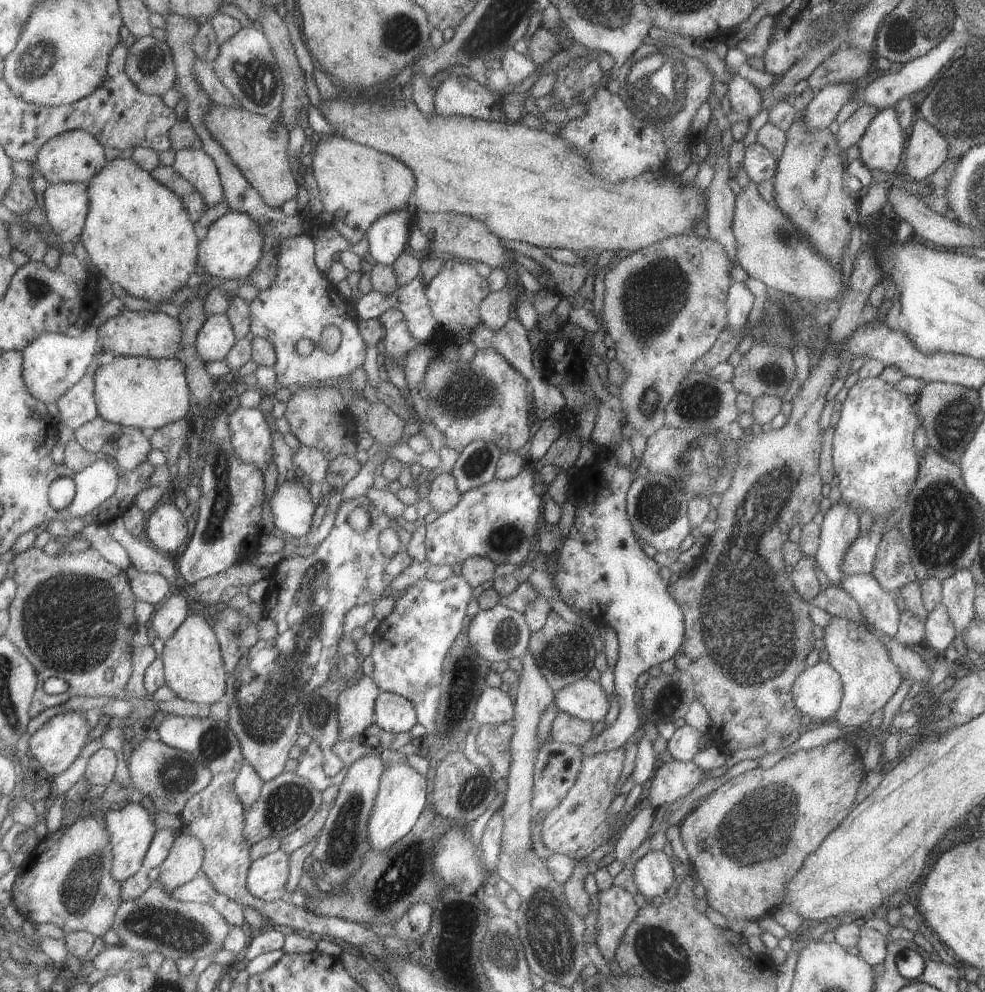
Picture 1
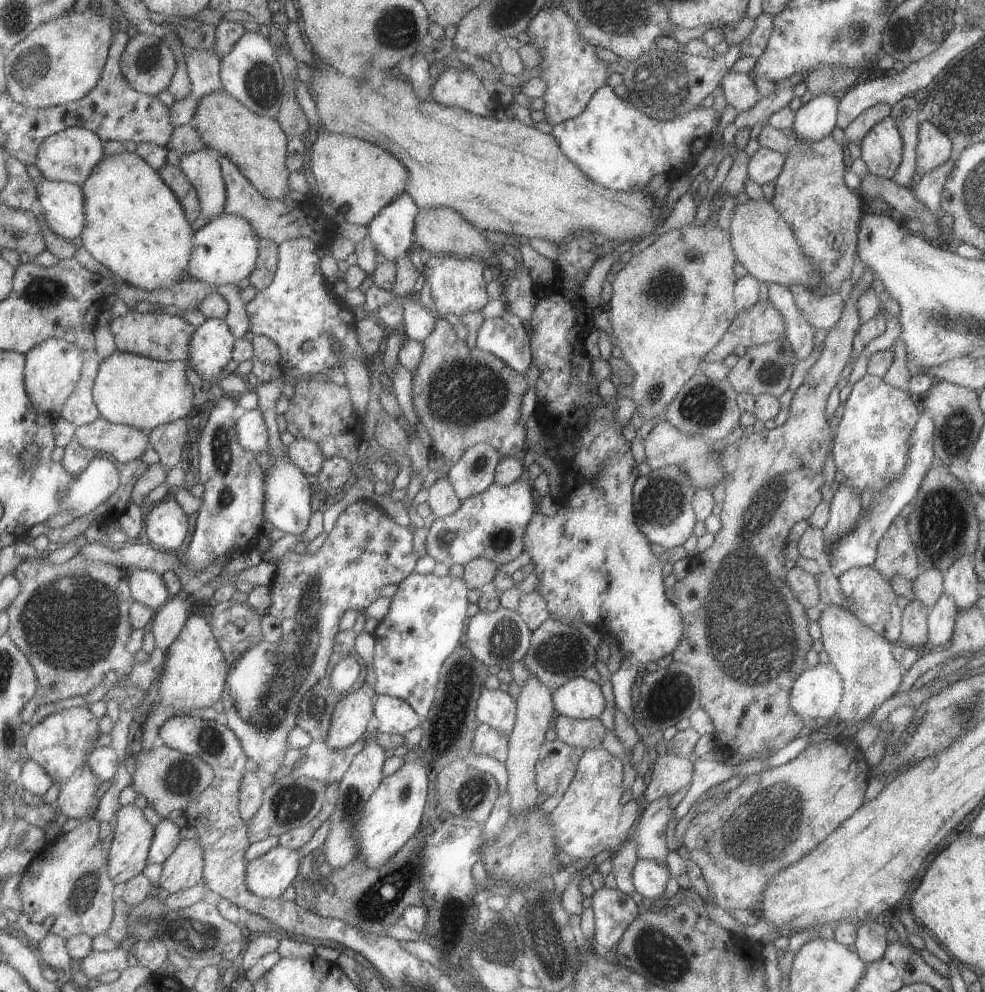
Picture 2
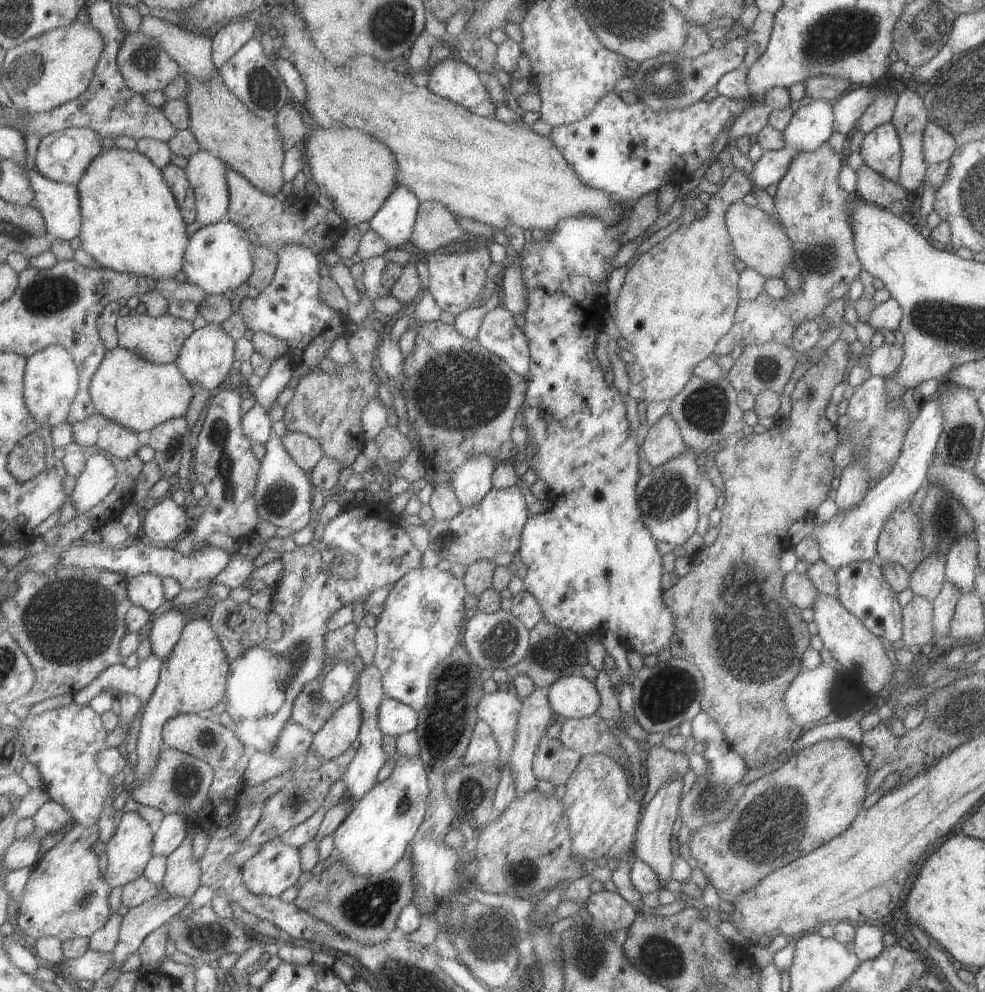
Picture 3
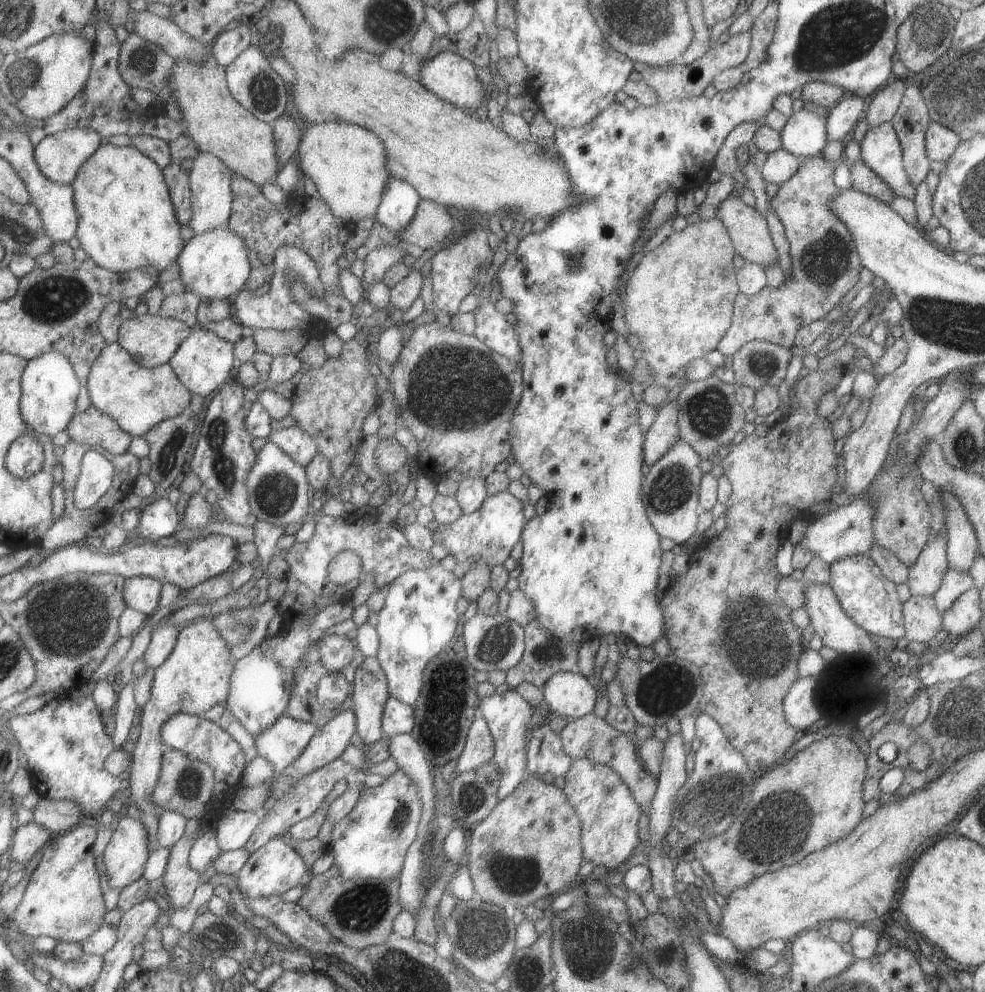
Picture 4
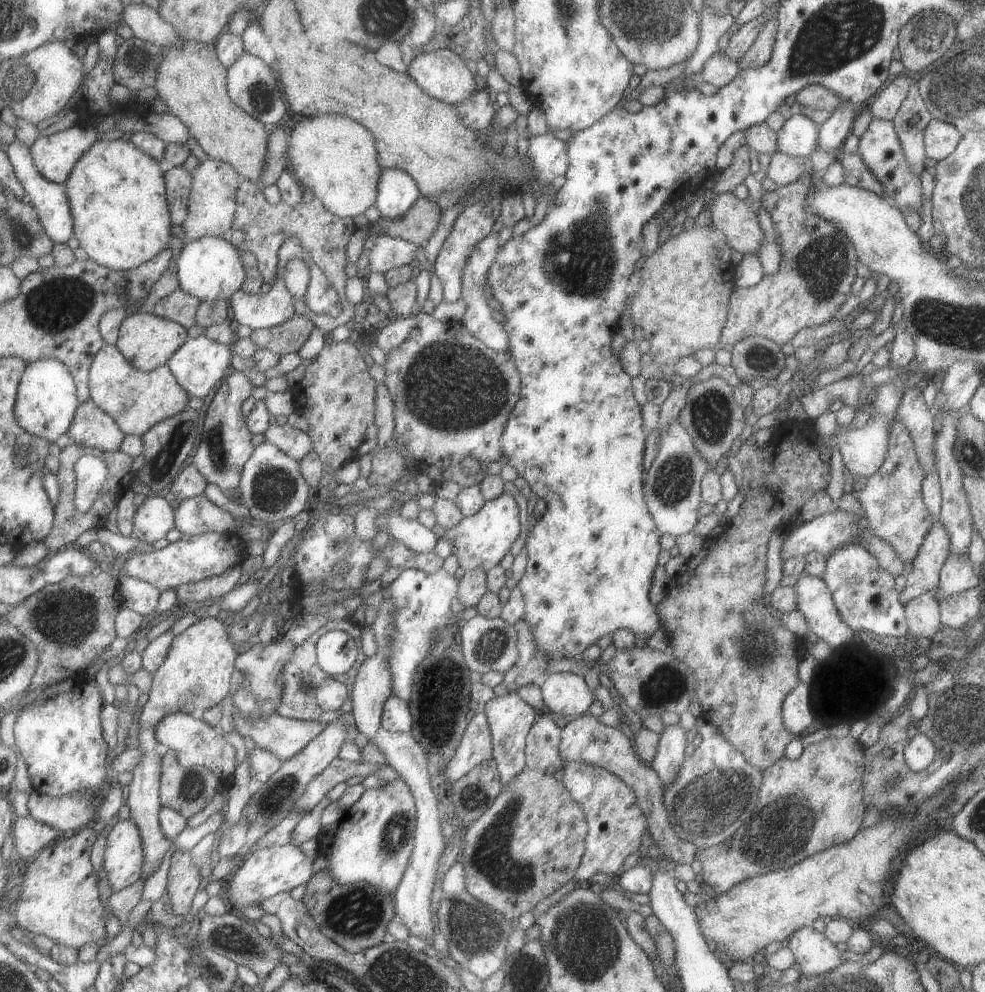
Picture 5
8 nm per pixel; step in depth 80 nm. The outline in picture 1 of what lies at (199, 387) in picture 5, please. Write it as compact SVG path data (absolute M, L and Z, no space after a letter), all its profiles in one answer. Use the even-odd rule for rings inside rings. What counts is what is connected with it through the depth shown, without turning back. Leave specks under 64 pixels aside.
M227 314L213 315L200 328L196 347L205 363L225 361L238 339Z

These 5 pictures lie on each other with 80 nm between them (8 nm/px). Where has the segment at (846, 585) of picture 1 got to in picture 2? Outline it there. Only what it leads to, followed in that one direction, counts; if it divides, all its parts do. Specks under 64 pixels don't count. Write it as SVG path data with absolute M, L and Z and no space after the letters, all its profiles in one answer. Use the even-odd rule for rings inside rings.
M872 564L848 568L837 577L837 580L842 593L848 599L845 608L873 630L875 634L882 636L890 643L897 641L900 635L902 609L895 601L897 595L893 592L891 585L878 573L878 570Z

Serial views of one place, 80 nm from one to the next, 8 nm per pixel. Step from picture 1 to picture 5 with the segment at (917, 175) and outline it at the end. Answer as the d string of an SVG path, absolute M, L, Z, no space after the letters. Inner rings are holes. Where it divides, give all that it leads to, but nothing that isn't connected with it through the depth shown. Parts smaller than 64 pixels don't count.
M931 119L923 136L926 158L937 162L947 158L953 153L961 139L960 133L951 124Z

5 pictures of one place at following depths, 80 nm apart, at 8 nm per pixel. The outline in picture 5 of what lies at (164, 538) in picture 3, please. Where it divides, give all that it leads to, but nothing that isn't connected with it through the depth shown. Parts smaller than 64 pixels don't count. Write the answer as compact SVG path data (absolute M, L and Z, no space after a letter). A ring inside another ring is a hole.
M147 495L144 503L138 507L133 536L150 544L164 538L171 528L176 528L177 512L173 508L162 495Z

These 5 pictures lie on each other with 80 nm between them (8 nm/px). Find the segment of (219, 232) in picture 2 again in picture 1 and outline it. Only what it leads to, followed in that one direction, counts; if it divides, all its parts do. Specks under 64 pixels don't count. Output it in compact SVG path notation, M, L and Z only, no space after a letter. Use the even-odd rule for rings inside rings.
M230 211L208 227L208 233L200 240L198 268L207 276L217 276L225 281L246 279L257 268L264 253L264 232L247 213Z

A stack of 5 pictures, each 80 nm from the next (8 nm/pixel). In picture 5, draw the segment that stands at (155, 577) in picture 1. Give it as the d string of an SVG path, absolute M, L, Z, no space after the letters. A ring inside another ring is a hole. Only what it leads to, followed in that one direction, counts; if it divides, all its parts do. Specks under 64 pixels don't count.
M126 575L121 576L121 585L124 607L147 617L157 613L162 591L155 584Z

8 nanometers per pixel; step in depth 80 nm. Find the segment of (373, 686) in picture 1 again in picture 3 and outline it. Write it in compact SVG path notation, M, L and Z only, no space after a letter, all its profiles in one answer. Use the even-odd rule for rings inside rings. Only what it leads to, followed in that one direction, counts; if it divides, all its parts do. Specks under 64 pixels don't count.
M354 698L352 701L342 705L339 710L326 722L322 730L315 734L315 740L311 751L317 751L316 753L323 761L331 761L337 759L341 755L345 754L353 742L359 739L362 722L364 721L364 712L358 698Z

